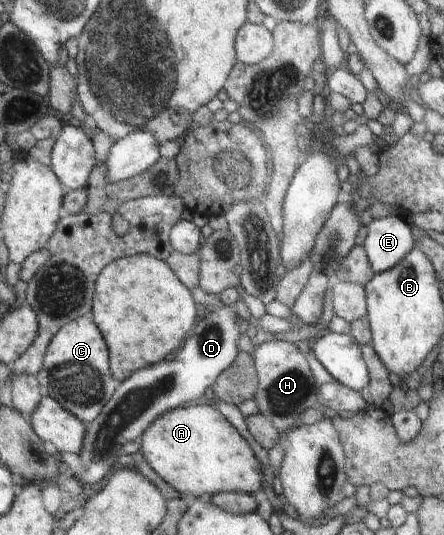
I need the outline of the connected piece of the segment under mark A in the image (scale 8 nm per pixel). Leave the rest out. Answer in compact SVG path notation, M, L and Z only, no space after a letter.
M208 401L187 404L163 413L139 442L149 466L181 494L188 492L198 498L201 494L216 495L227 491L255 494L261 489L264 477L259 460L253 456L241 434Z

